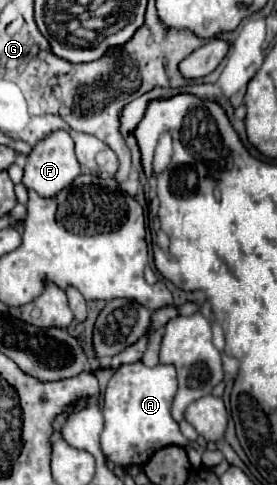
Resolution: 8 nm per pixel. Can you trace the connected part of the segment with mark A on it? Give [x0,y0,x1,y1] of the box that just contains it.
[101,362,189,466]

